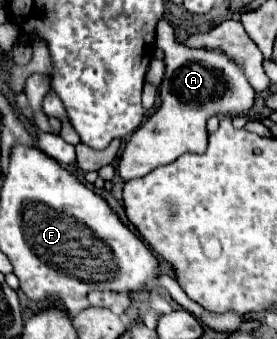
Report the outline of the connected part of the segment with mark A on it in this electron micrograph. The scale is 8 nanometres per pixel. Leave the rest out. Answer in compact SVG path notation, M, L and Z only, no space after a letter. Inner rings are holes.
M160 20L156 26L156 46L166 54L166 76L160 84L162 106L150 114L126 142L118 162L118 174L124 182L142 178L186 152L202 154L208 144L208 116L244 116L254 104L254 88L248 84L242 70L222 52L176 44L172 38L172 26L166 20Z

